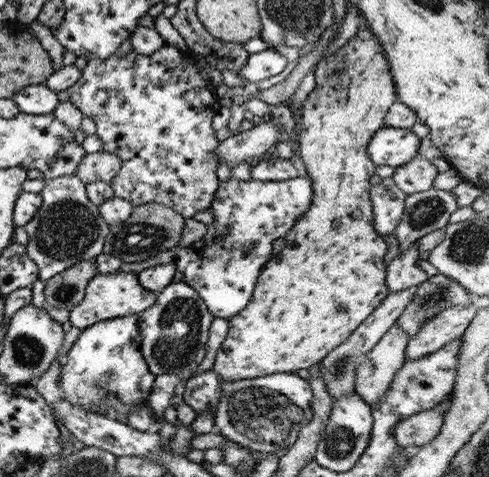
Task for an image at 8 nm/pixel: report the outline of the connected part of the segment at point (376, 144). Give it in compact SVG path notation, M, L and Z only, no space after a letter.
M390 126L378 129L370 140L367 152L376 166L388 165L398 169L419 155L421 139L412 129Z

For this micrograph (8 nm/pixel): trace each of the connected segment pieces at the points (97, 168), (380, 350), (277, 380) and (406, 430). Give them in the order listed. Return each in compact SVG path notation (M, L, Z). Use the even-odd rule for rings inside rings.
M99 151L86 154L75 176L84 184L100 181L110 183L122 169L122 160L110 152Z
M394 323L356 365L355 391L370 406L390 388L396 371L406 360L408 342L408 333Z
M276 373L261 376L257 379L238 379L237 381L228 382L224 384L218 410L216 410L214 416L216 421L215 430L252 451L275 453L282 450L282 448L292 446L298 440L300 432L310 424L314 416L313 398L314 392L312 392L309 381L296 375L296 373Z
M454 392L442 404L401 420L394 432L396 443L401 447L419 449L434 440L434 437L441 432L445 422L445 411L450 408L452 400L454 400Z

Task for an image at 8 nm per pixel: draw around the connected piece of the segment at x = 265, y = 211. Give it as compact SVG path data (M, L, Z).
M232 176L228 181L221 182L219 190L214 194L214 200L208 208L215 216L214 224L207 226L207 233L198 242L184 248L181 246L170 248L144 262L121 262L114 256L100 253L96 256L96 263L98 263L96 273L108 274L120 270L140 273L146 267L158 265L158 263L176 263L178 271L184 274L183 282L194 288L204 299L210 314L215 318L230 319L248 306L258 283L260 270L272 257L274 240L286 237L286 233L304 217L306 212L309 212L313 204L311 202L312 191L310 178L296 177L271 182L261 182L251 178L249 182L242 183Z

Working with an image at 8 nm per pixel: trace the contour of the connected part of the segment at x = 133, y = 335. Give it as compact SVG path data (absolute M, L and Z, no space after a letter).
M132 314L103 320L81 331L60 364L59 384L69 394L66 401L98 415L110 416L110 408L106 408L106 397L110 395L116 395L124 403L148 400L157 376L150 372L141 351L138 318L139 314Z

